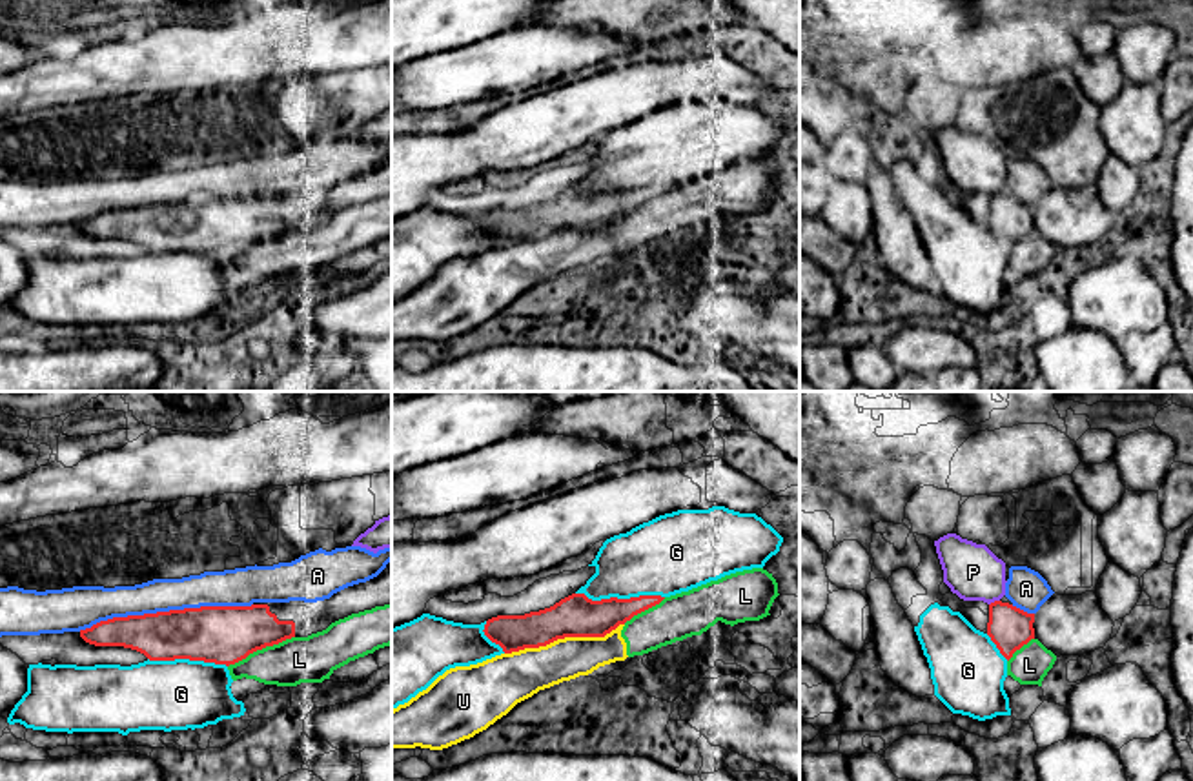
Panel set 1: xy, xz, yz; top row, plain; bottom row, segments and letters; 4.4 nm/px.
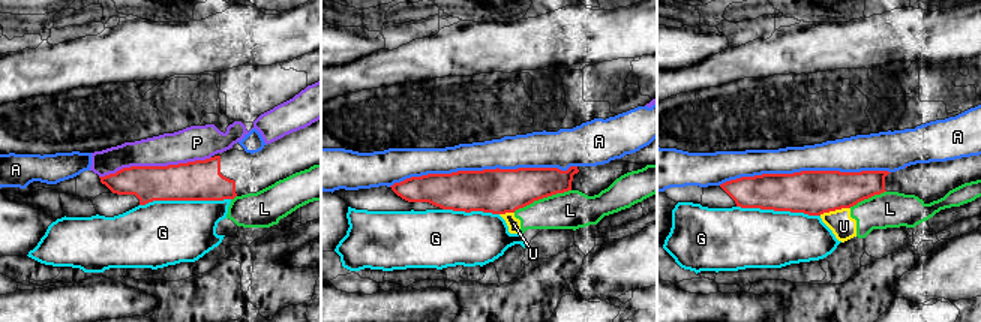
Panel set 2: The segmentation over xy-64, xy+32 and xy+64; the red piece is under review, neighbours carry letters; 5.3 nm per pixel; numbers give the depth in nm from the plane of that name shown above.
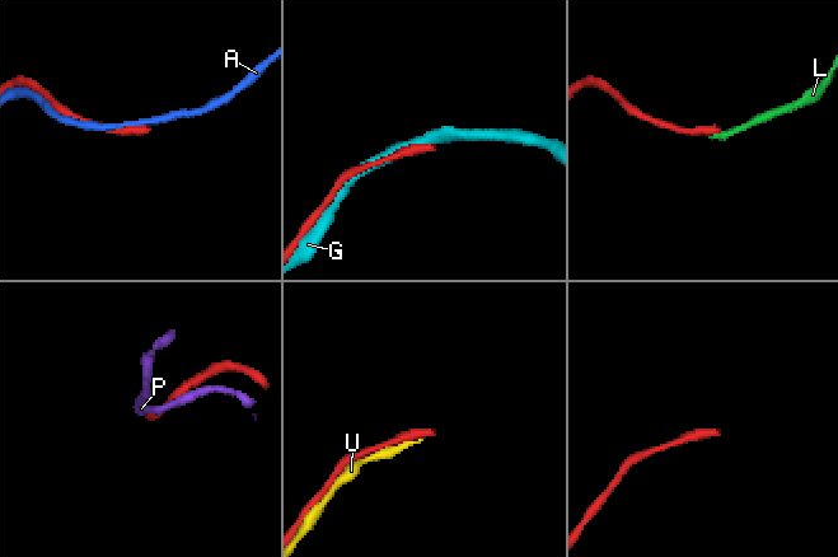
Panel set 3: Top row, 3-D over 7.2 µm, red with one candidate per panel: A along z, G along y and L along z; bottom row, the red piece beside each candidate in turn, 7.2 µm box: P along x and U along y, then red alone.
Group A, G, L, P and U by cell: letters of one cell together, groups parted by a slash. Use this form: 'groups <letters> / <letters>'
groups A / G / L U / P

